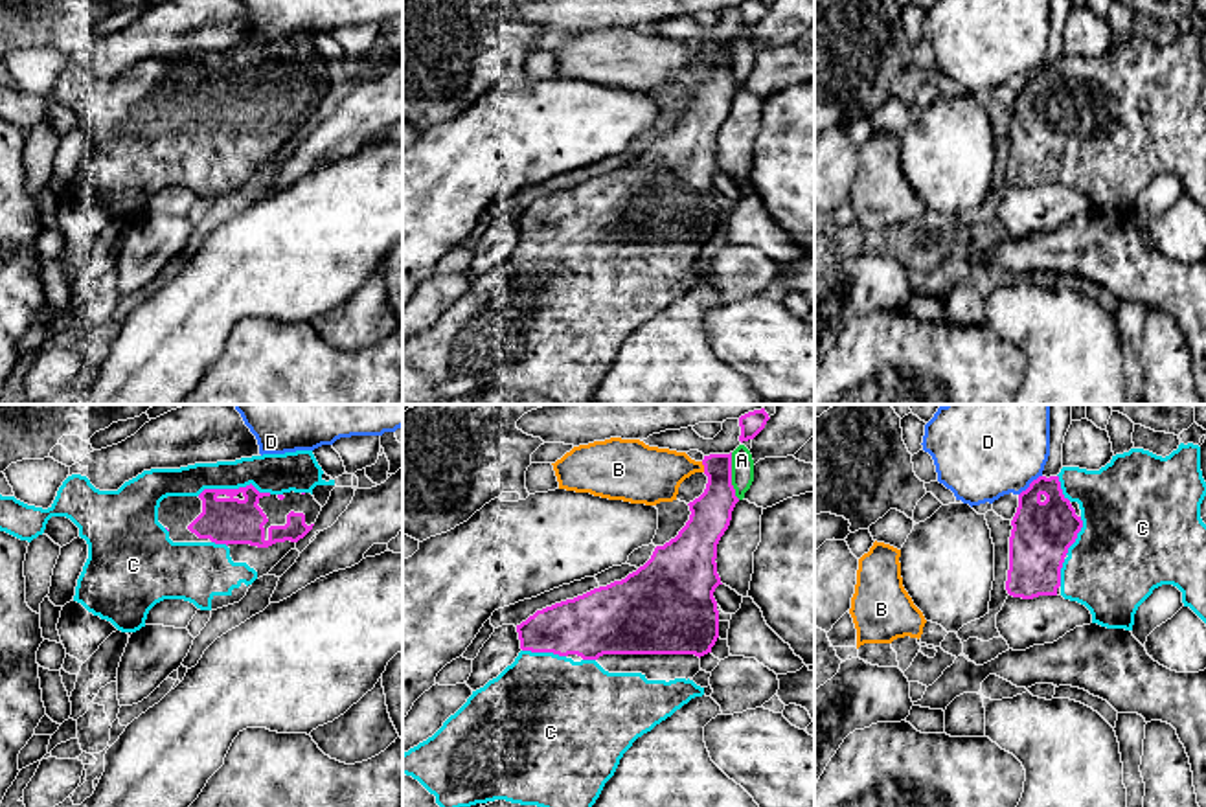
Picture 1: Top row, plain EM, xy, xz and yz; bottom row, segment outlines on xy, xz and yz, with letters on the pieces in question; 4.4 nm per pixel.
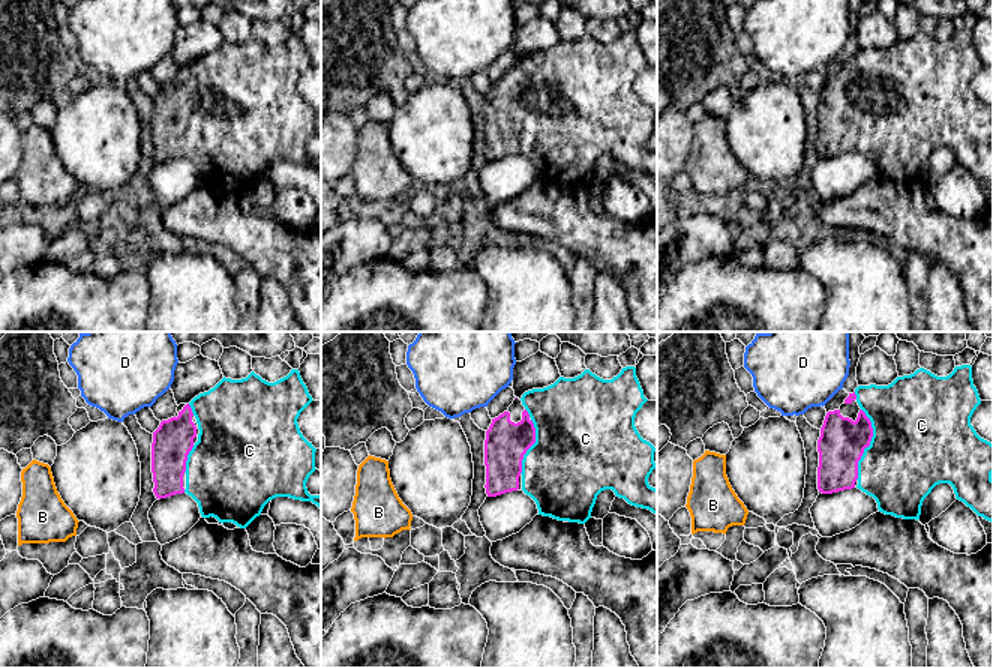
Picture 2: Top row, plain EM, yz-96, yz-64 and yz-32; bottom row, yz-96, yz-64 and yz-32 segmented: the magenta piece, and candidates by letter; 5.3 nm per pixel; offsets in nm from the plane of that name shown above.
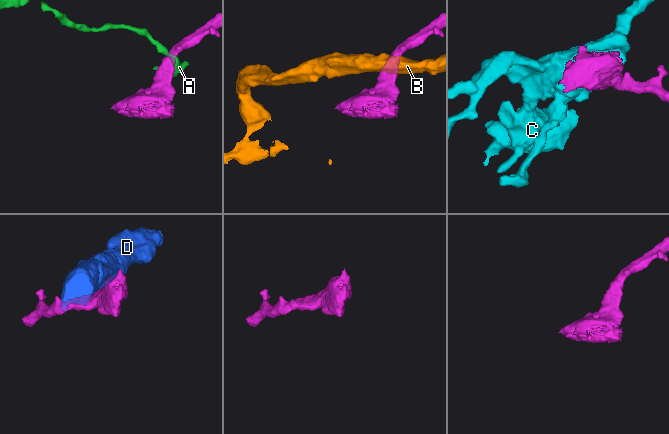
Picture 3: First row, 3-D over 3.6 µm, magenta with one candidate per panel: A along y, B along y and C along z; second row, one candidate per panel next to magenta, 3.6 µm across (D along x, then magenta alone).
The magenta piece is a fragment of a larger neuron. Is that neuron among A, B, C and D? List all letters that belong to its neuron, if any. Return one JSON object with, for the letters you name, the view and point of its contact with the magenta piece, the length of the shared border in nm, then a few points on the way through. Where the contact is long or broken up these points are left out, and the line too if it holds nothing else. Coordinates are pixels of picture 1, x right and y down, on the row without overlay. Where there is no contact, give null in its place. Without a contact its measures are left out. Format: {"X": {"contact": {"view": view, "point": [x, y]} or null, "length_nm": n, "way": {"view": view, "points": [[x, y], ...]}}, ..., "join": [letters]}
{"C": {"contact": {"view": "xy", "point": [234, 78]}, "length_nm": 320}, "join": ["C"]}

